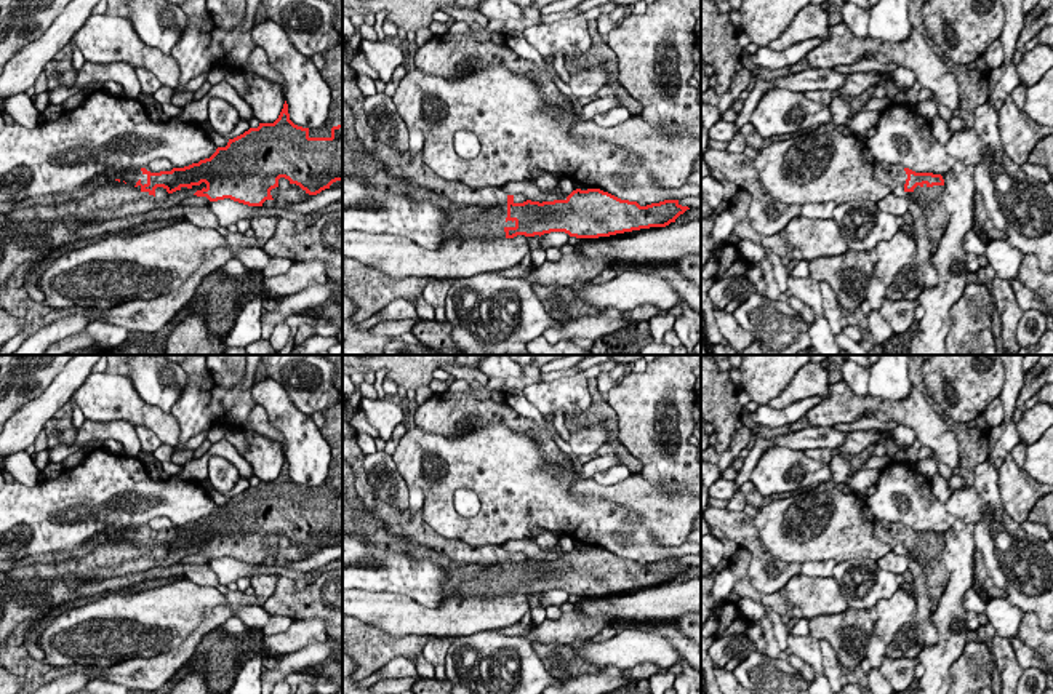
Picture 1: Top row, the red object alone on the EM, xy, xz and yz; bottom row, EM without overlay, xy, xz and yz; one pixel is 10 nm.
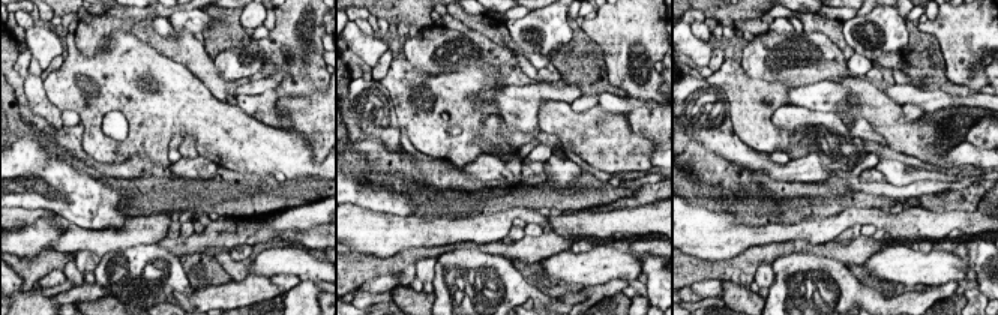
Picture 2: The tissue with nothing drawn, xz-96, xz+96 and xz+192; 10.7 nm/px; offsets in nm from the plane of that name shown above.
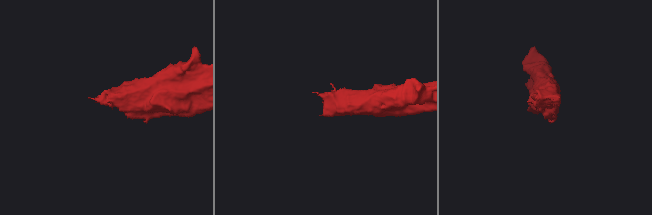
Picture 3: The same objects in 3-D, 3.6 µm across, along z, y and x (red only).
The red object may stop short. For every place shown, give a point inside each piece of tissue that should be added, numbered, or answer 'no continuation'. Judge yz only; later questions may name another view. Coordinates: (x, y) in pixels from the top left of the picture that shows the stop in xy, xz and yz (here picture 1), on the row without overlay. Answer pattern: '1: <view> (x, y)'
1: yz (928, 557)

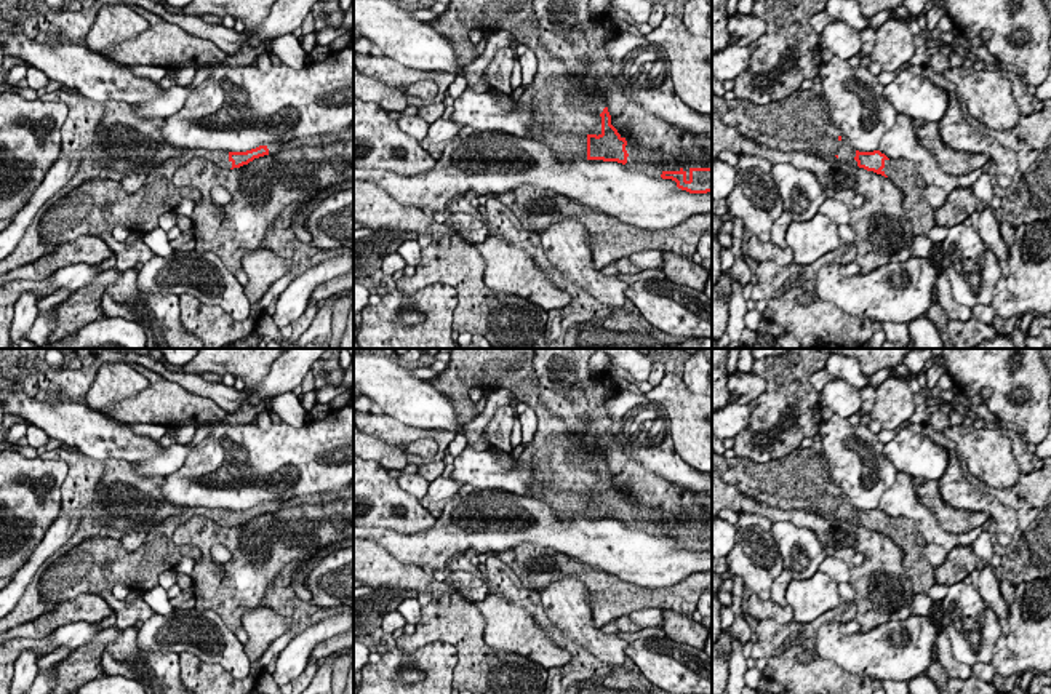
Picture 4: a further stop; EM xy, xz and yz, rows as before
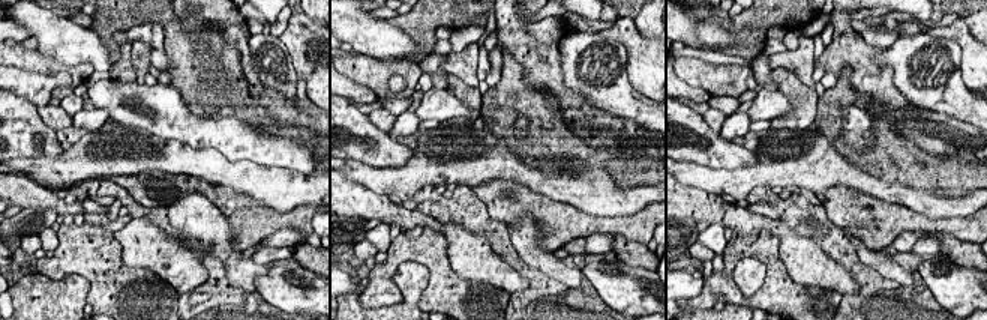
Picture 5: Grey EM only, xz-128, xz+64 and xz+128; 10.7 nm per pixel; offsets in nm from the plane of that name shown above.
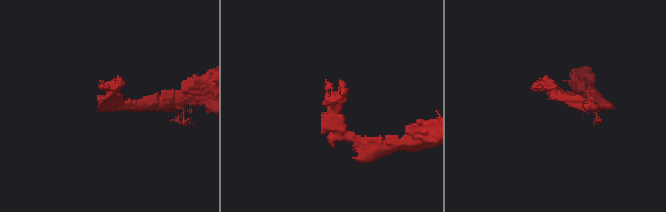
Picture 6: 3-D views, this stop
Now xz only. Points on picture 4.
1: xz (565, 467)

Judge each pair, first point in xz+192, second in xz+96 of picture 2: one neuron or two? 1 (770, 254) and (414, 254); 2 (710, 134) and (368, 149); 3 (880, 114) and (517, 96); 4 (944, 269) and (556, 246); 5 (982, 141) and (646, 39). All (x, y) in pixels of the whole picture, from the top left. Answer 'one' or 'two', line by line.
1: one
2: two
3: two
4: two
5: one

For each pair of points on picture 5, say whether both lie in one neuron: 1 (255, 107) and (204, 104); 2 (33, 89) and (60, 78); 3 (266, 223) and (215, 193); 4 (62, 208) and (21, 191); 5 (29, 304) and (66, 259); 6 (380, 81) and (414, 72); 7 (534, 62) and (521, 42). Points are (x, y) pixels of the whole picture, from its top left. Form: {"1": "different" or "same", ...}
{"1": "different", "2": "same", "3": "same", "4": "same", "5": "different", "6": "same", "7": "same"}

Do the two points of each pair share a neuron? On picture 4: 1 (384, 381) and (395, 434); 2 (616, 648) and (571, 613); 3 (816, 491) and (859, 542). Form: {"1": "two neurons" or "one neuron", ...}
{"1": "two neurons", "2": "one neuron", "3": "two neurons"}

